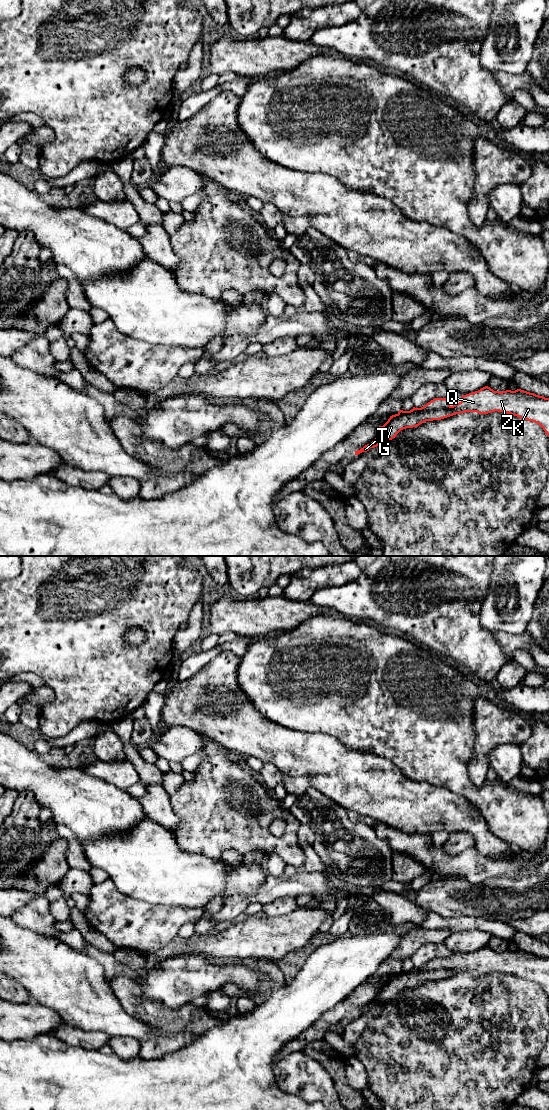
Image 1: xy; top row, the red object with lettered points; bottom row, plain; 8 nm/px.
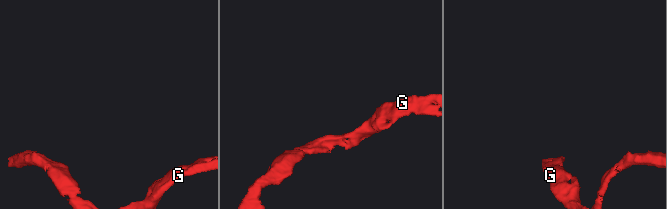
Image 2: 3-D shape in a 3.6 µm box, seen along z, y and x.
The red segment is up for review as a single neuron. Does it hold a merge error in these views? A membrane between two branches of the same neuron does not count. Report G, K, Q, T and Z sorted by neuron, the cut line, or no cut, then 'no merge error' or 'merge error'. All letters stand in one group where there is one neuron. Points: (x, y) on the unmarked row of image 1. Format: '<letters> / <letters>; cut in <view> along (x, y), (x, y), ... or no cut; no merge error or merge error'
G K Q T Z; no cut; no merge error

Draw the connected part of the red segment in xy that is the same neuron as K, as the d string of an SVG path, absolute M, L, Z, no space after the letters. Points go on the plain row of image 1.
M488 946L463 955L460 962L451 966L446 958L435 958L421 968L410 971L400 970L376 989L376 998L365 1005L355 1015L370 1008L385 1004L403 989L417 987L426 981L441 980L465 972L488 974L503 972L539 984L549 997L549 958L521 949L515 951L494 951Z

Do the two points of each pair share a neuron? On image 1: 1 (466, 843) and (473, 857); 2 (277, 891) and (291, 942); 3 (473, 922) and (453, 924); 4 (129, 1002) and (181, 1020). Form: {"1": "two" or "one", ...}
{"1": "two", "2": "two", "3": "one", "4": "one"}

